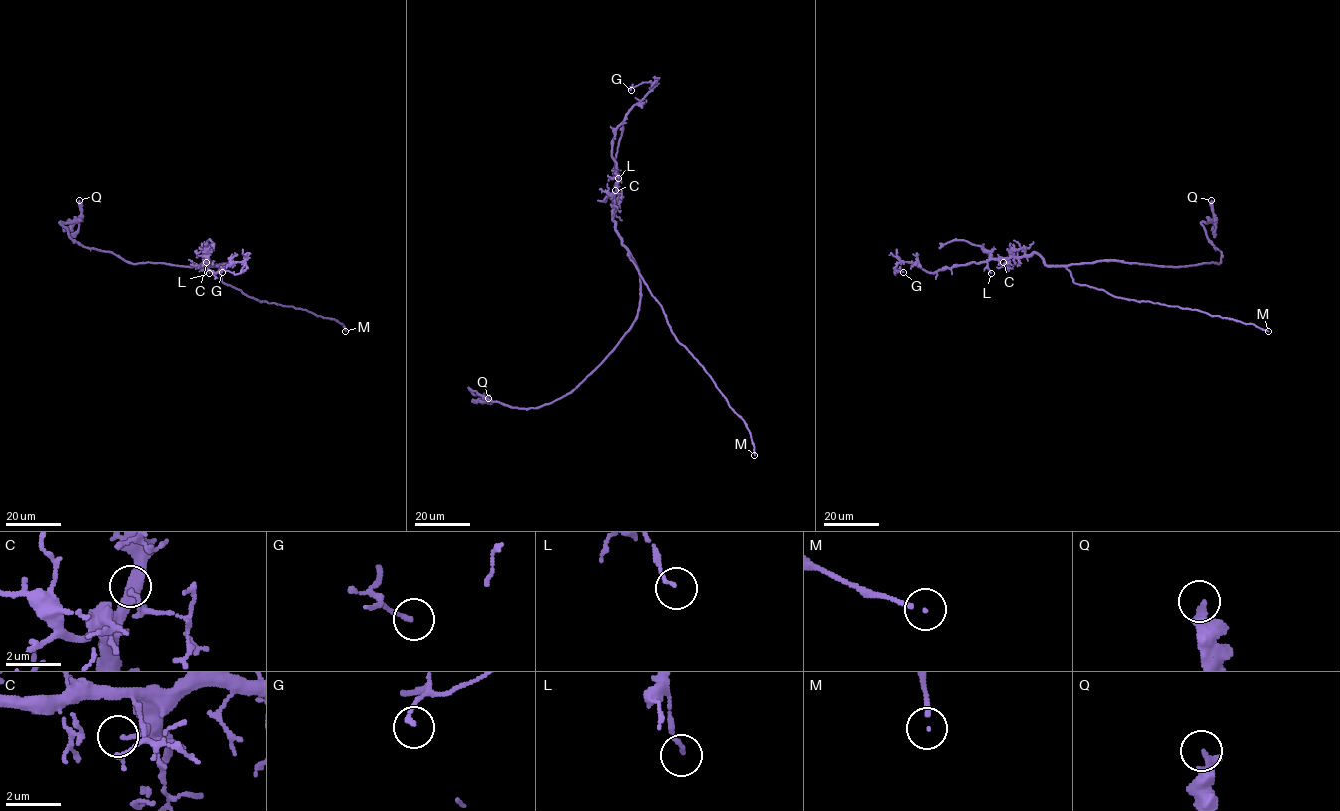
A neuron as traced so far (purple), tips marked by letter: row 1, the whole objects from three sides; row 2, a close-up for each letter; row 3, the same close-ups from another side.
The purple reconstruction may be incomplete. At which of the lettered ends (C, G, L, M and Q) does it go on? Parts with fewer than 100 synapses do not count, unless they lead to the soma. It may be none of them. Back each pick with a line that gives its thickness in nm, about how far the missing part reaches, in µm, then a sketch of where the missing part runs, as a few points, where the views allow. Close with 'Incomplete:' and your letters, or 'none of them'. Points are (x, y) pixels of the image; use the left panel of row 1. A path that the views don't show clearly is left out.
M: Thickness 130 nm. Missing length about 9 µm
Incomplete: M

